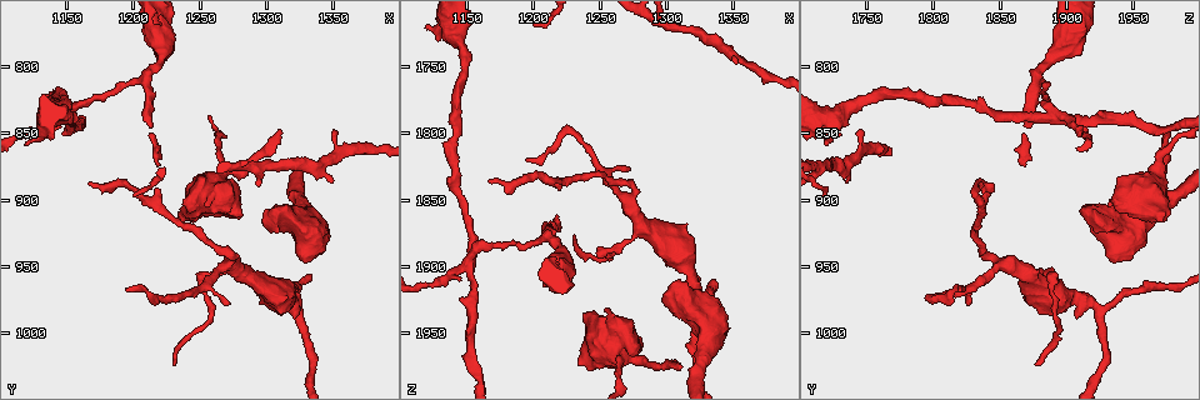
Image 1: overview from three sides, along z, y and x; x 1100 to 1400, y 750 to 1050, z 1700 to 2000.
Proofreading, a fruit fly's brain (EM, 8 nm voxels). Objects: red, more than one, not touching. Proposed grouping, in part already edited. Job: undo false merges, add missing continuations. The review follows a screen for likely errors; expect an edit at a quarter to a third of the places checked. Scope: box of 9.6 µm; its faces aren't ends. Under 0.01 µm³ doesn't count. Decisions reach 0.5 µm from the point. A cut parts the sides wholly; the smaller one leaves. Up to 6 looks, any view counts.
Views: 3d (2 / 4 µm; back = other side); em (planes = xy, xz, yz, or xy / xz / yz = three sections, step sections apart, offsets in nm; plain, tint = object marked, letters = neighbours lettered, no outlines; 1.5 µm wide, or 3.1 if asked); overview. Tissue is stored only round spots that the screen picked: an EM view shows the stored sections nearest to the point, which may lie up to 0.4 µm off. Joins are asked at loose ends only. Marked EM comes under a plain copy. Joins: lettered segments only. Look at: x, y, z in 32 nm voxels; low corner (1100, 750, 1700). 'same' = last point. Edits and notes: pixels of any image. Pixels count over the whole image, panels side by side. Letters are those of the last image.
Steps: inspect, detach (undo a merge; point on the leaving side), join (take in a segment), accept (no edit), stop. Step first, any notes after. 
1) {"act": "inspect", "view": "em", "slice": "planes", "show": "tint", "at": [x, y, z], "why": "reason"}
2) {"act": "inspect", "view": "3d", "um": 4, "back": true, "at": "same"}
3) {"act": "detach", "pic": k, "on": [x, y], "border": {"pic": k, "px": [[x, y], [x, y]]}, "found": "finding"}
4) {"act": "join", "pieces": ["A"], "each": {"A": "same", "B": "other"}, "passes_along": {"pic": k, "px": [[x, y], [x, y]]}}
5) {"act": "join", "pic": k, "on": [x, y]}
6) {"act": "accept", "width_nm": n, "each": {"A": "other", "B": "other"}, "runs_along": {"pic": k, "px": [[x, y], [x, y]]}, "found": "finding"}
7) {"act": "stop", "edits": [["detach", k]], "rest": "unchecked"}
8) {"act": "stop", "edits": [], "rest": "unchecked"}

{"act": "inspect", "view": "3d", "um": 4, "at": [1348, 848, 1744], "why": "branch stops here"}

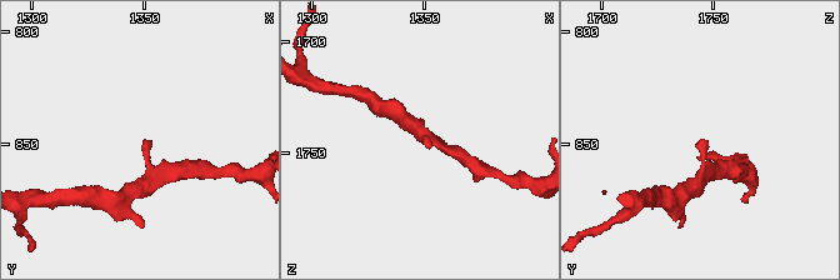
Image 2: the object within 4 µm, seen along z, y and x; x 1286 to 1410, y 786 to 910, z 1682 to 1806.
{"act": "inspect", "view": "em", "slice": "planes", "show": "letters", "at": [1349, 848, 1743], "why": "need the tissue"}

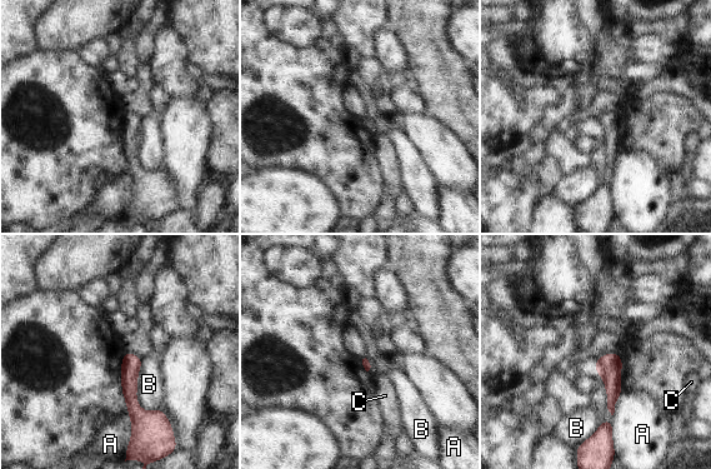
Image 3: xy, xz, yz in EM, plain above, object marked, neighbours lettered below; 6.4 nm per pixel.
{"act": "accept", "each": {"A": "other", "B": "other", "C": "other"}, "border": {"pic": 3, "px": [[143, 359], [136, 403], [156, 410]]}, "found": "no lettered segment goes on from it"}

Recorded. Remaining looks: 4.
{"act": "inspect", "view": "3d", "um": 4, "at": [1218, 876, 1870], "why": "tapers out"}

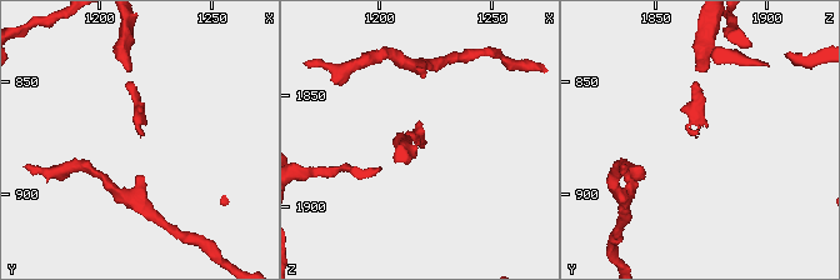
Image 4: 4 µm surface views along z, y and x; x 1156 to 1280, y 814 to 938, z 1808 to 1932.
{"act": "inspect", "view": "em", "slice": "planes", "show": "letters", "at": [1218, 874, 1869]}

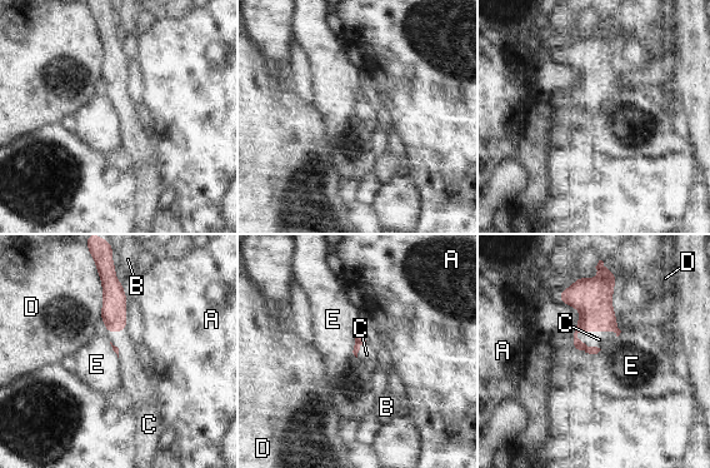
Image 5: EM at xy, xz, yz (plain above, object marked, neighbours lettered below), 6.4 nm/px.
{"act": "join", "pieces": ["C"], "longest_contact_nm": ["C", 260], "each": {"A": "other", "B": "other", "C": "same", "D": "other", "E": "other"}, "passes_along": {"pic": 5, "px": [[593, 297], [595, 330], [599, 339]]}, "found": "it goes on there"}

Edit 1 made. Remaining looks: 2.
{"act": "inspect", "view": "3d", "um": 2, "at": [1208, 816, 1874], "why": "abrupt turn"}

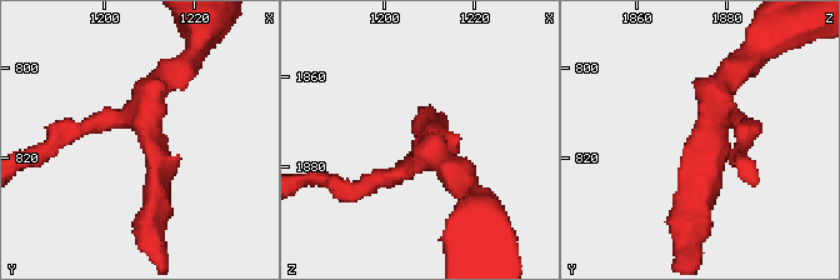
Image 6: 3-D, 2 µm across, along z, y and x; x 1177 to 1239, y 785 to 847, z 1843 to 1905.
{"act": "inspect", "view": "em", "slice": "planes", "show": "letters", "at": [1209, 813, 1876], "arms": 3, "why": "now the EM"}

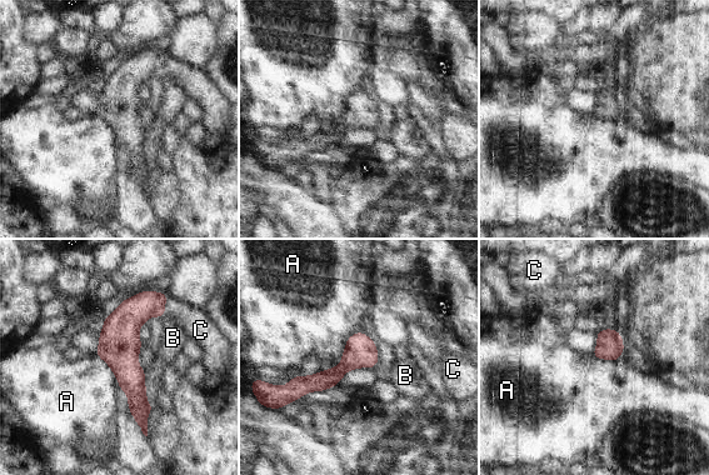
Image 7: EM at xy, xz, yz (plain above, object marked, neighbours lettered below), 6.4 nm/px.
{"act": "accept", "each": {"A": "other", "B": "other", "C": "other"}, "border": {"pic": 7, "px": [[354, 333], [340, 363], [319, 371]]}, "found": "continuous, no second cell"}

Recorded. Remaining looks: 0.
{"act": "stop", "edits": [["join", 5]], "rest": "unchecked"}

